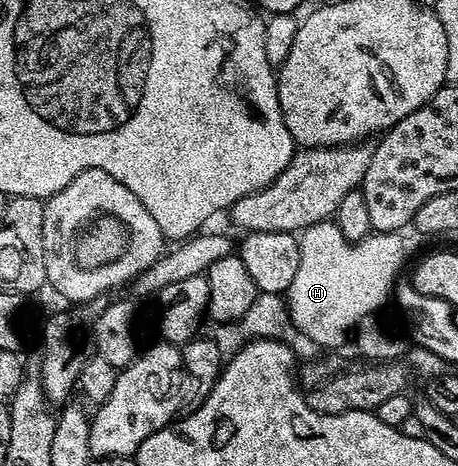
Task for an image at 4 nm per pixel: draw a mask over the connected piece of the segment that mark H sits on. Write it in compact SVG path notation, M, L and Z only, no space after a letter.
M330 220L301 231L300 268L296 268L296 277L288 291L290 319L296 328L316 340L319 348L340 349L358 321L381 311L386 297L389 294L391 297L399 281L398 273L406 262L406 242L401 237L398 232L374 232L359 242L350 242Z

